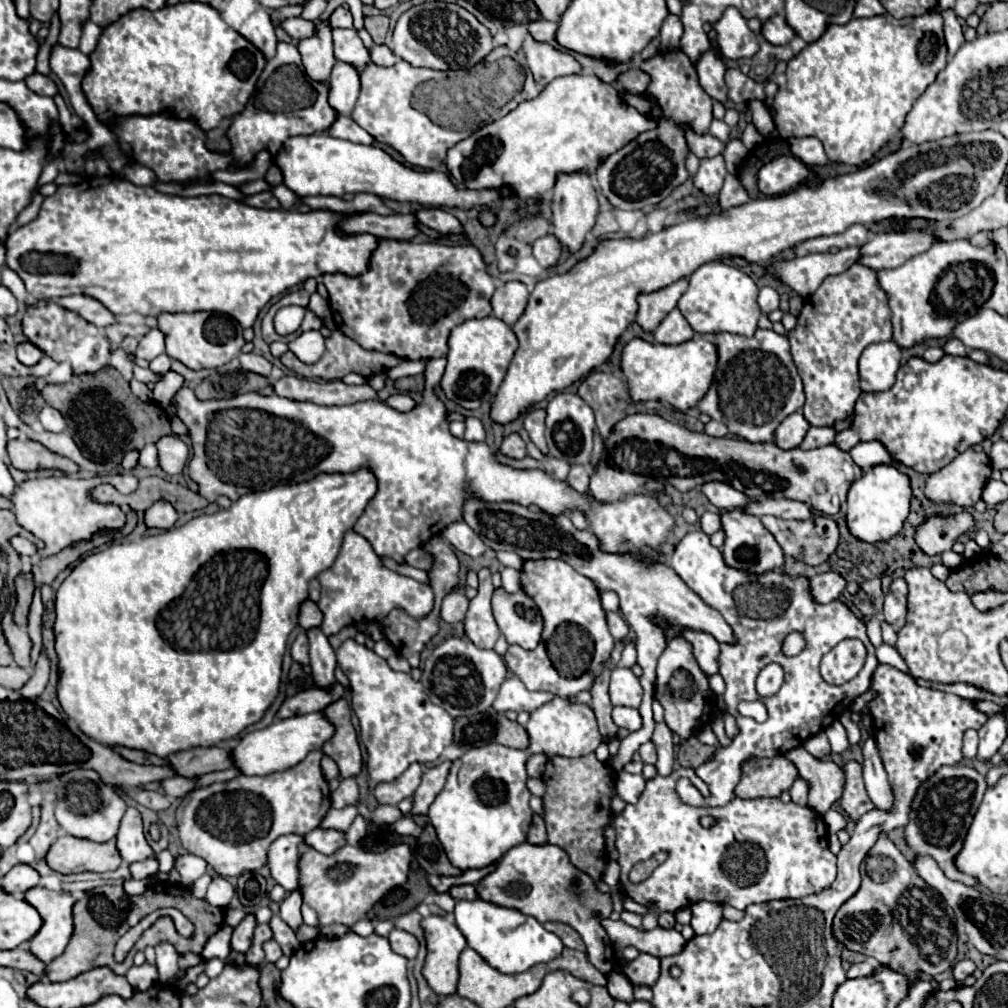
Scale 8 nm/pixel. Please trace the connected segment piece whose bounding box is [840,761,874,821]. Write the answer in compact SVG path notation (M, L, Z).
M848 761L844 765L844 773L846 773L846 785L844 785L844 793L842 793L840 801L842 801L842 807L848 813L848 817L852 821L858 821L864 813L872 811L874 805L864 789L862 767L856 761Z

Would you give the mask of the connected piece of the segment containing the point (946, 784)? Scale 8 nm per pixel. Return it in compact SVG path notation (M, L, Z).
M966 765L942 767L928 781L924 781L924 785L920 785L916 799L912 803L910 821L906 825L906 841L910 843L916 855L934 857L948 877L952 877L954 881L962 881L970 887L978 885L978 881L974 877L968 877L966 873L960 873L956 865L952 865L952 857L956 857L960 845L964 843L968 825L972 823L972 817L978 811L984 791L986 779L976 769Z

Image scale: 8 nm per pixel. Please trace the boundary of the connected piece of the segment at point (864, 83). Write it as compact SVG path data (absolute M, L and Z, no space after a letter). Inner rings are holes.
M886 13L880 17L850 19L846 25L828 25L818 41L808 43L788 61L786 85L780 85L774 97L778 133L784 139L818 137L830 161L862 165L902 129L912 101L920 97L944 67L946 45L940 13L906 19L894 19Z

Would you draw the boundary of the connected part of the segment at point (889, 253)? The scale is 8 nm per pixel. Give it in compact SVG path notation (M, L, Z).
M930 231L908 233L872 233L860 247L860 265L870 269L894 269L904 261L928 251L932 245Z

